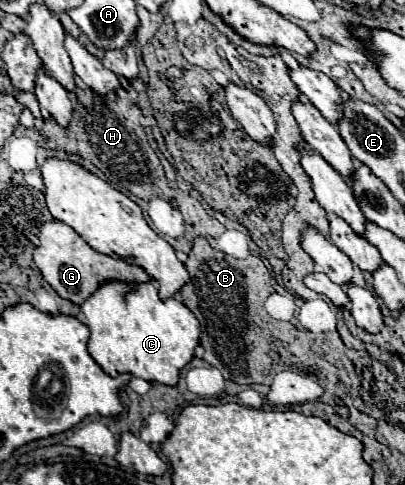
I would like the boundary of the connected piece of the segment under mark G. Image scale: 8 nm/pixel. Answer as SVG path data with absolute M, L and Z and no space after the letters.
M53 220L41 224L39 232L39 246L35 248L33 260L37 268L41 270L45 282L63 298L77 306L81 306L105 280L125 280L127 284L143 284L151 278L145 274L143 268L127 264L121 258L111 258L101 252L95 252L71 226Z

